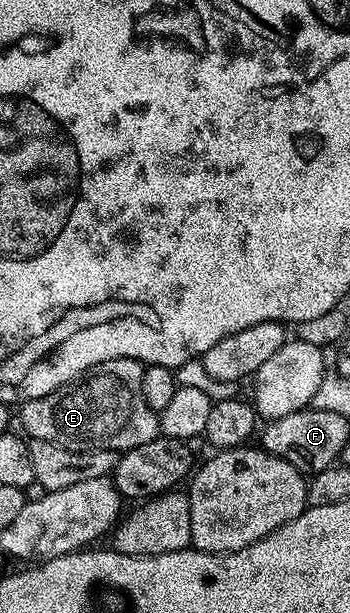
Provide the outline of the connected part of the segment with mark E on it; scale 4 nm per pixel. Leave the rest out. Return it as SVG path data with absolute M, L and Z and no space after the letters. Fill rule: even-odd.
M128 358L100 362L89 368L85 376L52 390L52 394L25 400L20 406L21 431L30 440L56 442L56 446L81 452L108 450L121 454L152 442L160 434L160 416L144 402L140 392L143 367L138 360Z

